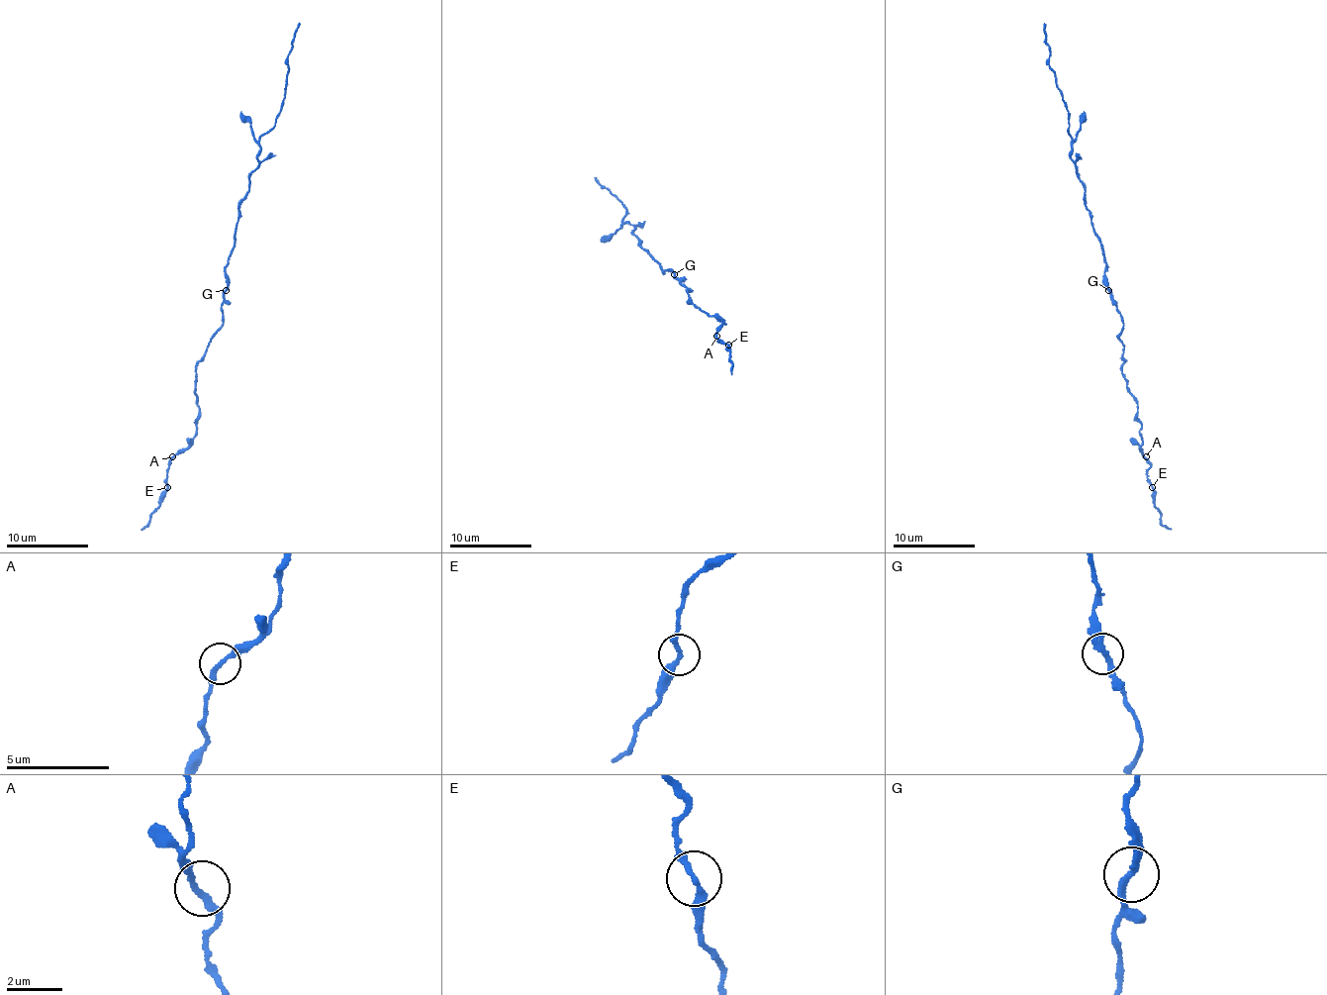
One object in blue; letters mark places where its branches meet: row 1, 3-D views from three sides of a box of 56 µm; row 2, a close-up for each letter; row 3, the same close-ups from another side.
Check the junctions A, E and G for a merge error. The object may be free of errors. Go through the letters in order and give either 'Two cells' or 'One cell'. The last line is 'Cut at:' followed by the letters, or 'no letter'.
A: One cell
E: One cell
G: One cell
Cut at: no letter

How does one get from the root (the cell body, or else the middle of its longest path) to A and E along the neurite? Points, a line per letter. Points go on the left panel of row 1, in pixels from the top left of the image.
A: (227, 284), (225, 301), (221, 307), (222, 327), (195, 367), (199, 408), (196, 435), (172, 456)
E: (227, 284), (225, 301), (221, 307), (222, 327), (195, 367), (199, 408), (196, 435), (170, 460), (167, 487)

